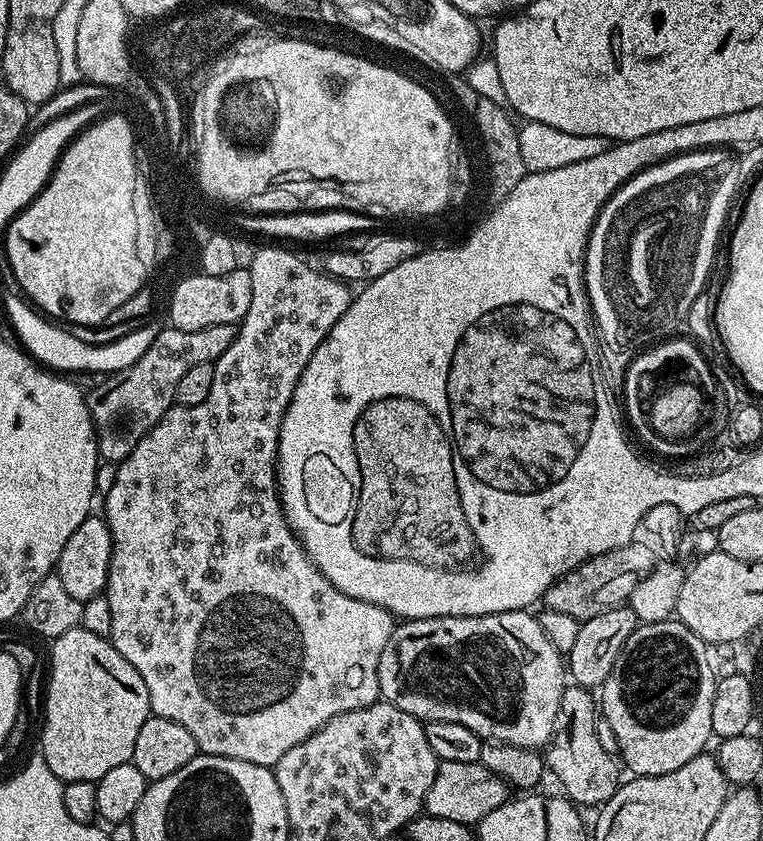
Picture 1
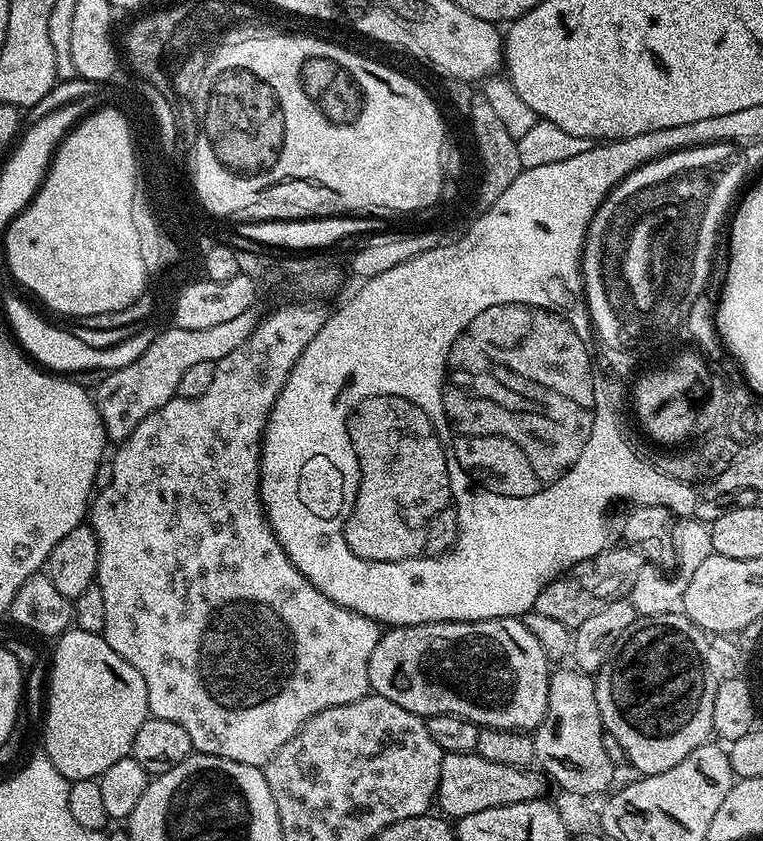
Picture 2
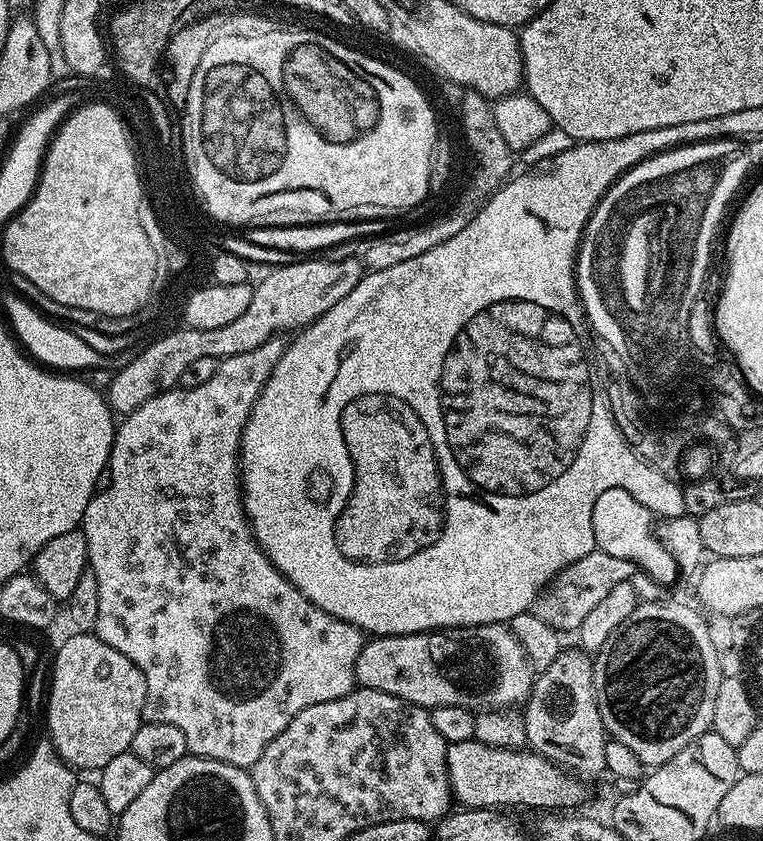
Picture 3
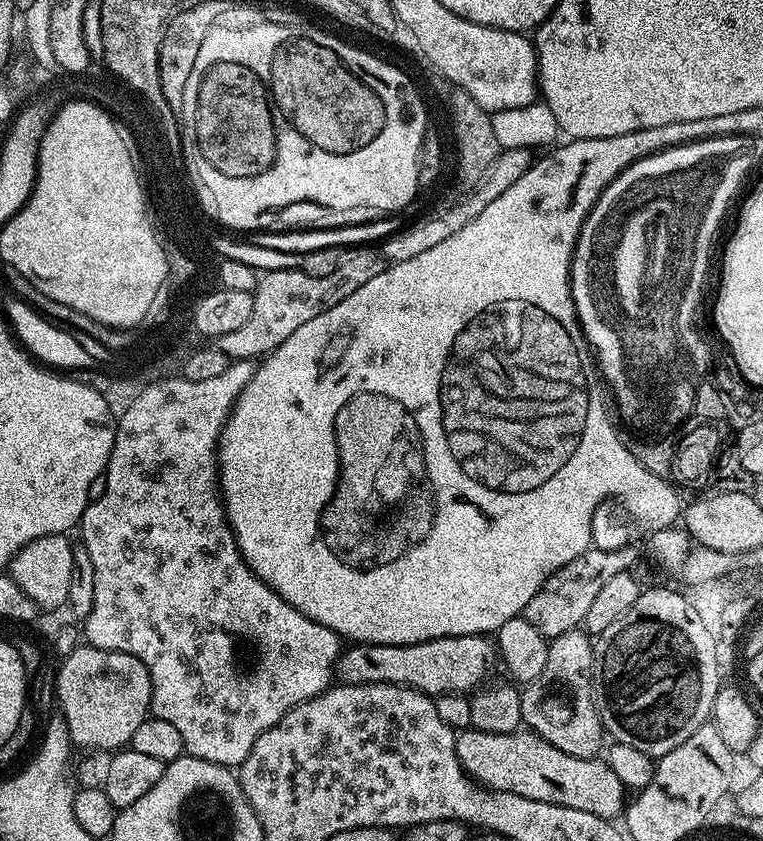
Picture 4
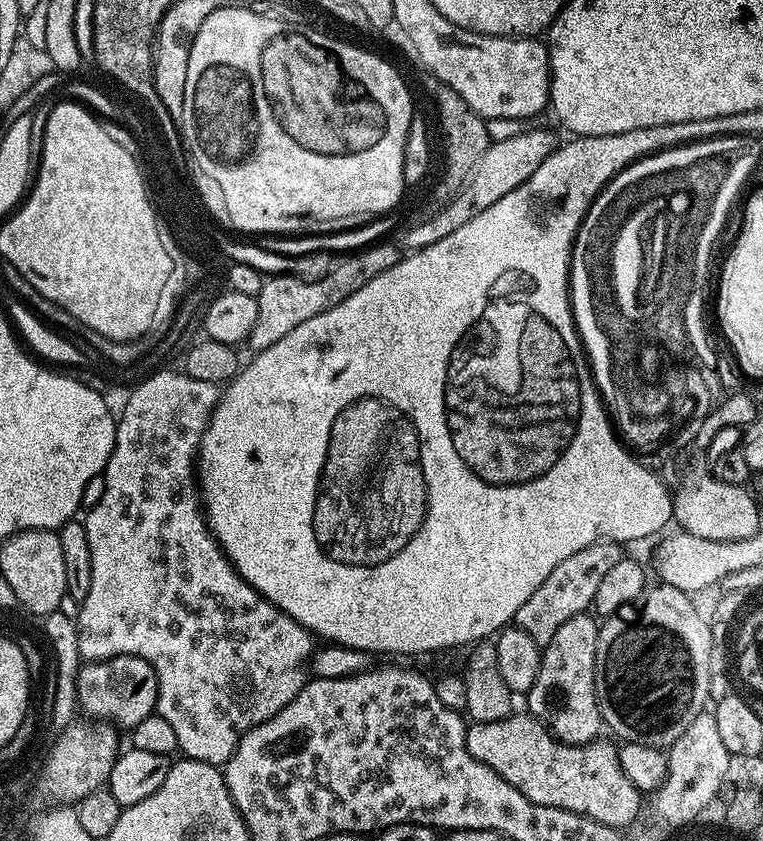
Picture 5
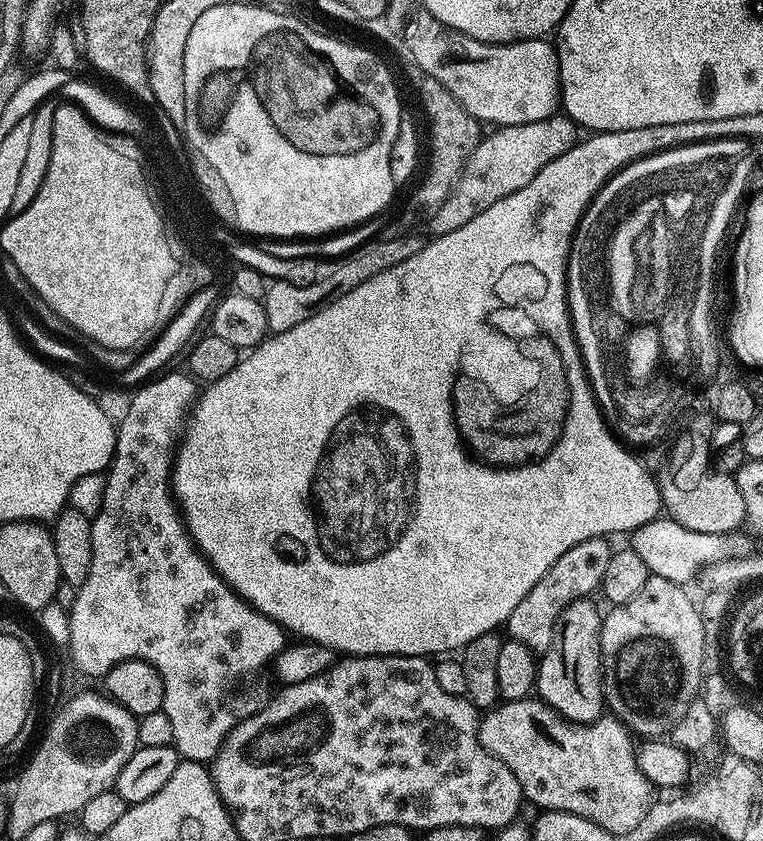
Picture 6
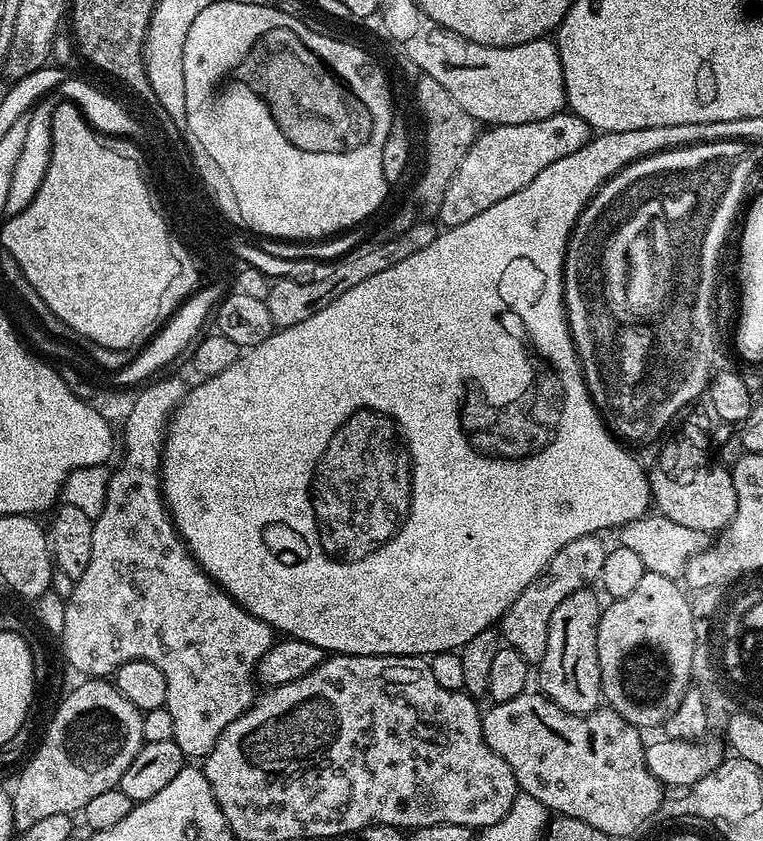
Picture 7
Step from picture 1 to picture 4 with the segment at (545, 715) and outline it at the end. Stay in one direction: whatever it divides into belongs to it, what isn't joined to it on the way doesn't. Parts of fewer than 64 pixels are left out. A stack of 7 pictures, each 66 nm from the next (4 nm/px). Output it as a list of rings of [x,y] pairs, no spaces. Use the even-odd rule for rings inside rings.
[[[487,635],[447,636],[417,644],[353,643],[341,651],[335,675],[340,684],[401,684],[435,698],[447,692],[475,693],[497,660],[498,648]]]

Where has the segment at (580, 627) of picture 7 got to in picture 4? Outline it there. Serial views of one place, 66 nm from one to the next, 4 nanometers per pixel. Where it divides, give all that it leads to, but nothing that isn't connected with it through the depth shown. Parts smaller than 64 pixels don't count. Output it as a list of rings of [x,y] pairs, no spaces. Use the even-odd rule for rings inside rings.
[[[580,628],[551,637],[542,674],[520,693],[523,723],[550,742],[550,746],[562,750],[562,754],[587,760],[593,759],[599,753],[596,751],[606,744],[604,723],[592,696],[593,643],[593,637]]]

